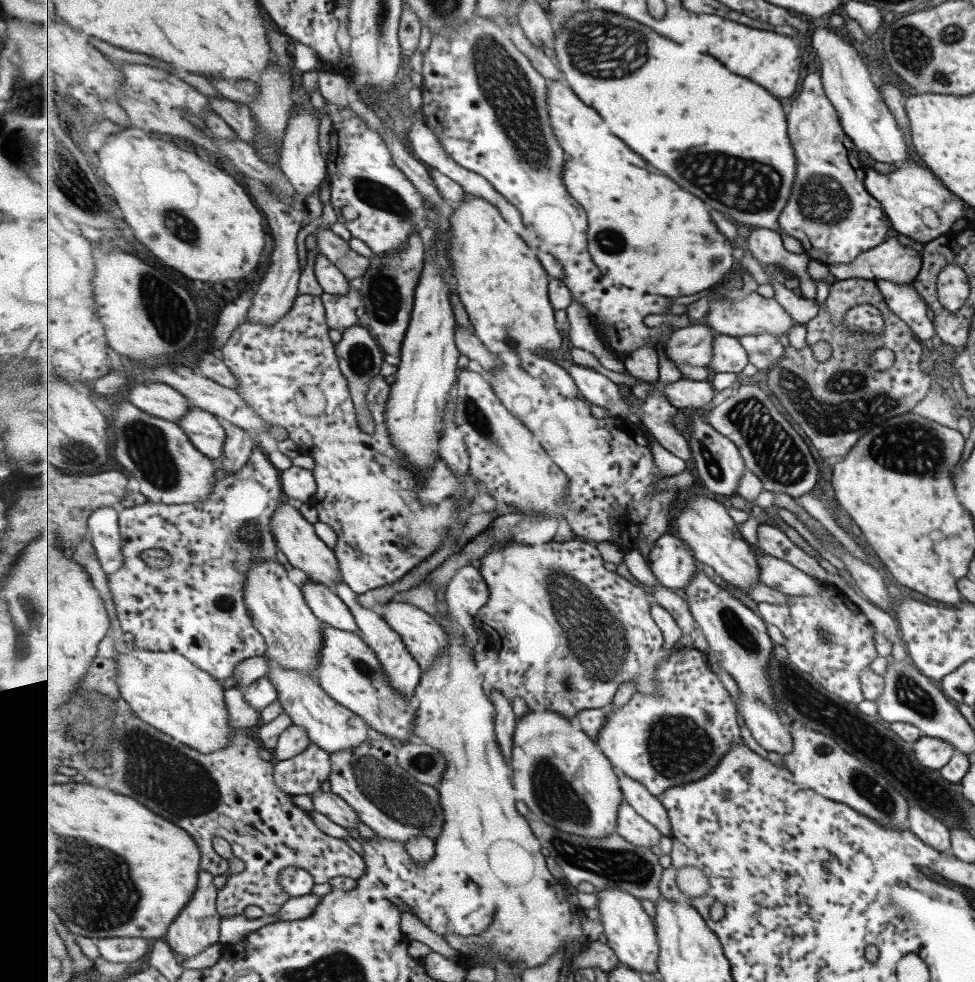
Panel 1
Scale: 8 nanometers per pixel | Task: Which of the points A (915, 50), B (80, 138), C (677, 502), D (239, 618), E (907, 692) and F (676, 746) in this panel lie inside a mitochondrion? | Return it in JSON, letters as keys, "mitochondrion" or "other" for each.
{"A":"mitochondrion","B":"other","C":"other","D":"other","E":"mitochondrion","F":"mitochondrion"}

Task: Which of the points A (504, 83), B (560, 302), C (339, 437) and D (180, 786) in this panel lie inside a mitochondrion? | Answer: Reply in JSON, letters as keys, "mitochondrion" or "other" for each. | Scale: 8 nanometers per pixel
{"A":"mitochondrion","B":"other","C":"other","D":"mitochondrion"}

